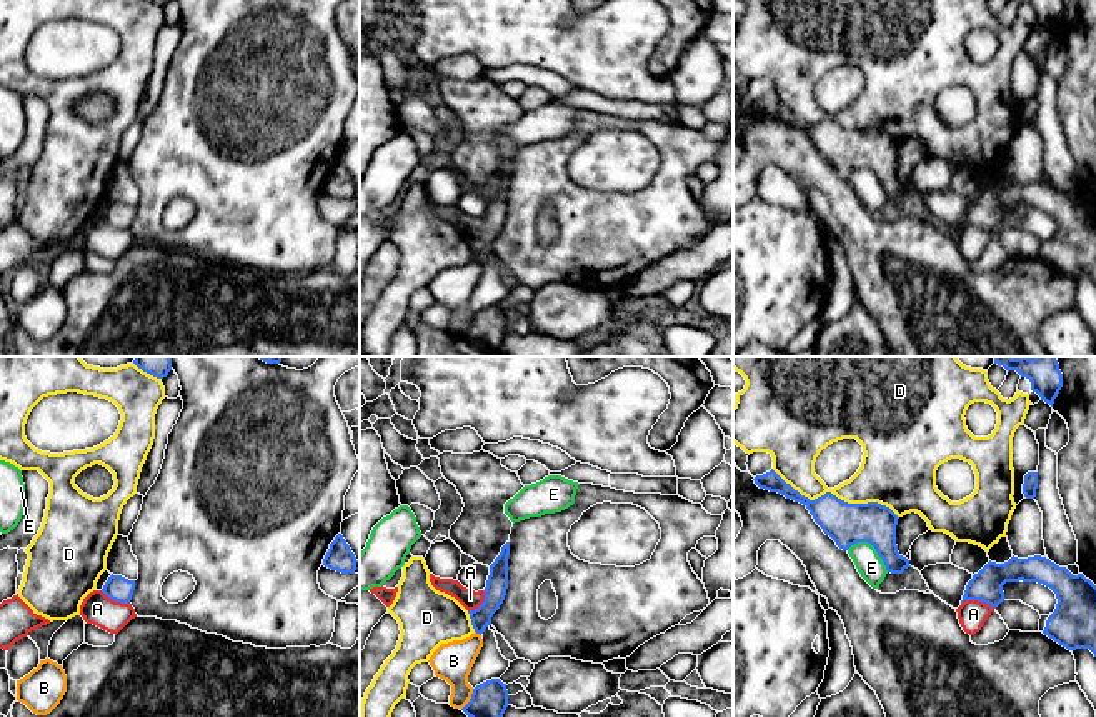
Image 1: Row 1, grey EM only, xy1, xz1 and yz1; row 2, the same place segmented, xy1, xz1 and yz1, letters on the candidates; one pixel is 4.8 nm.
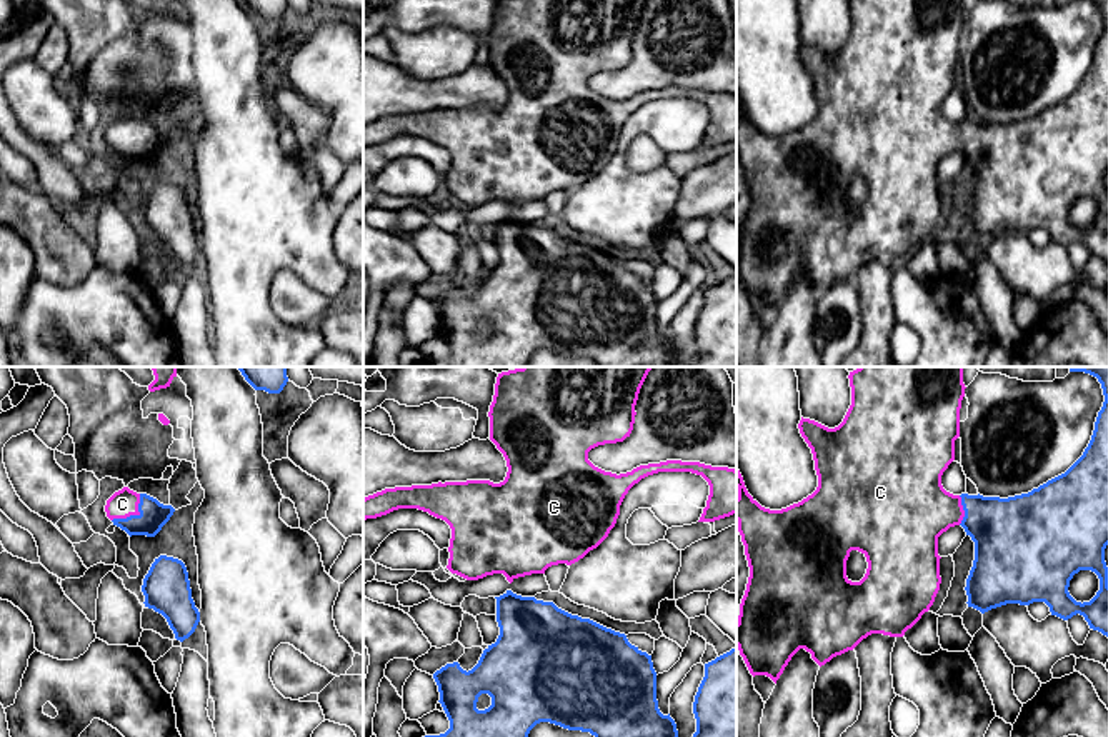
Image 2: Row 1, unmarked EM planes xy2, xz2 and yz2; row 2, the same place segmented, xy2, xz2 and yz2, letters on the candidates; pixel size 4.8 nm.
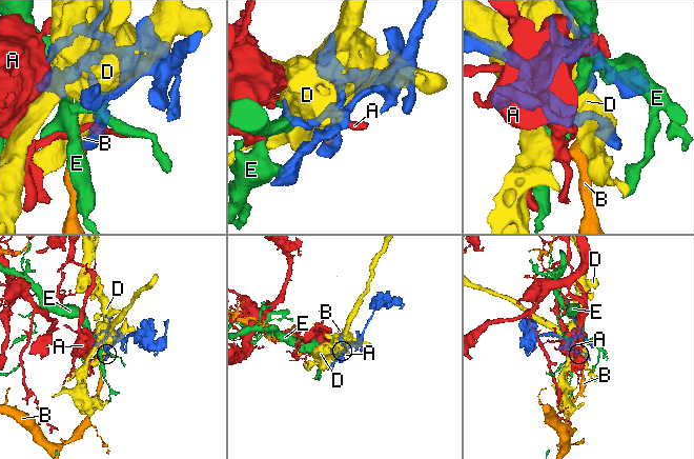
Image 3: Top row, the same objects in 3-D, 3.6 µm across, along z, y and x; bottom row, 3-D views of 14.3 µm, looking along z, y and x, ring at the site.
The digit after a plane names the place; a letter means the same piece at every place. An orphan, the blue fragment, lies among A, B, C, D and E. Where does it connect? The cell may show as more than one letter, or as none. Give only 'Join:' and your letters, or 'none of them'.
Join: C

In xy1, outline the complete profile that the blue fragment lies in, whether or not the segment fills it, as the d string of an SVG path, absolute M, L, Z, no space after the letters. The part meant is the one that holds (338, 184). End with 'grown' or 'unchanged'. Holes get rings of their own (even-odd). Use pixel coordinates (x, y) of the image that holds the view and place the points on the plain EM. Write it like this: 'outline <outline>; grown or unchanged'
outline M338 160L330 170L330 175L323 185L323 192L341 200L355 200L356 188L358 187L350 172L343 165L343 162Z; unchanged

